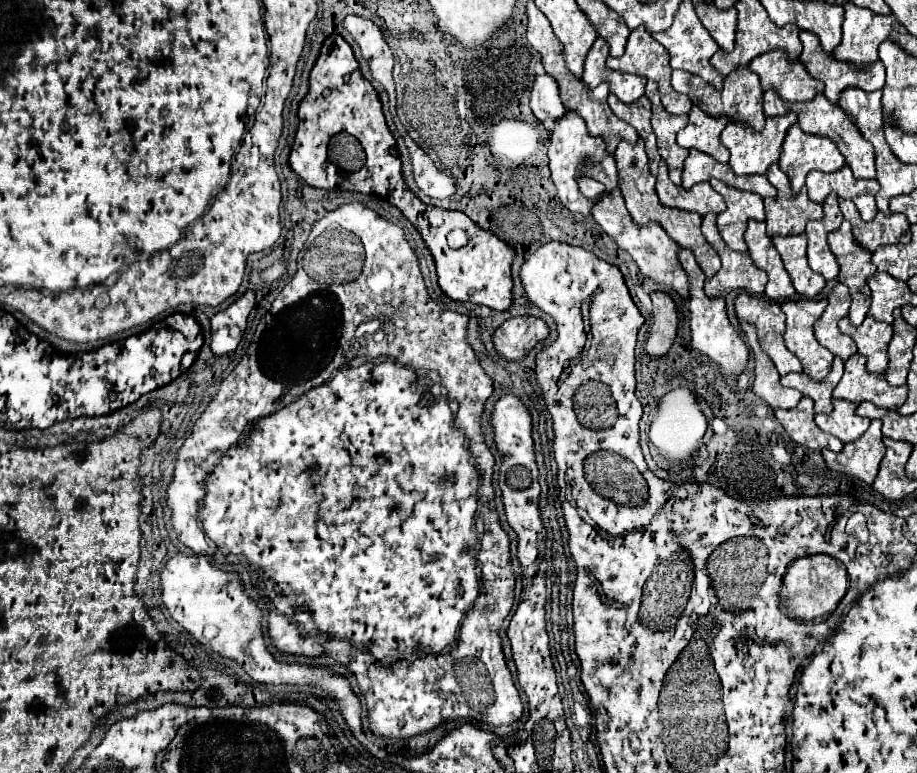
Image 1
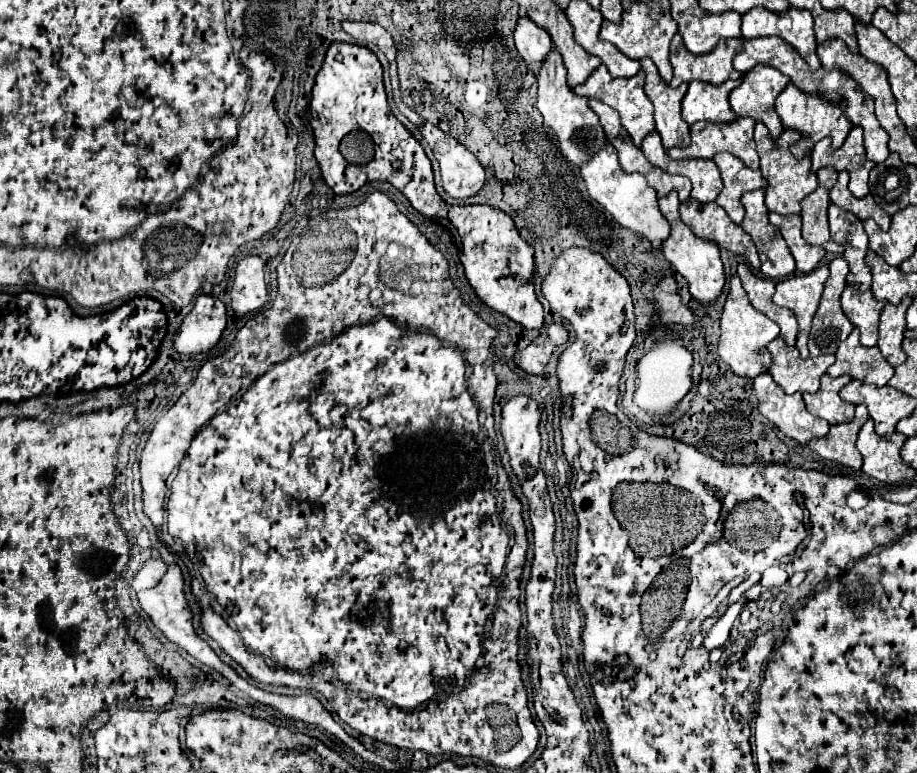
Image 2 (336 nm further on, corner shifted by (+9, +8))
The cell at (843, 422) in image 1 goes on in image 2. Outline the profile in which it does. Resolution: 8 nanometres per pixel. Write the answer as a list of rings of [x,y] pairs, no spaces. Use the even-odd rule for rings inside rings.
[[[827,373],[821,377],[821,387],[817,393],[803,393],[805,405],[807,409],[815,415],[821,417],[825,421],[829,421],[831,425],[837,423],[849,423],[853,421],[853,413],[855,413],[855,405],[847,403],[839,397],[839,389],[849,383],[851,377],[849,375],[841,375],[841,377],[829,377]]]

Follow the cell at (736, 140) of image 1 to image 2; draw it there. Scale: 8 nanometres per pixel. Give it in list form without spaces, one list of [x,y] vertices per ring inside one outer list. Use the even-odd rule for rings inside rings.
[[[759,63],[745,75],[743,83],[731,91],[729,95],[731,109],[739,117],[753,117],[755,121],[763,121],[771,137],[777,139],[779,133],[783,131],[783,125],[775,111],[775,99],[779,91],[785,89],[787,83],[789,83],[787,75],[783,75],[771,65]]]

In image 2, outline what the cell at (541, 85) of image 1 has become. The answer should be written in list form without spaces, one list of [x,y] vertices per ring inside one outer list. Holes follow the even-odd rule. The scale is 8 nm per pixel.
[[[519,17],[515,25],[515,45],[519,55],[537,71],[545,59],[545,55],[553,49],[549,33],[533,23],[529,17]]]

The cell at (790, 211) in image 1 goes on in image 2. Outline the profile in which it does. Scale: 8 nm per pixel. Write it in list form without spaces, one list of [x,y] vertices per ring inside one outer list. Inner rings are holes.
[[[763,123],[755,125],[755,143],[757,143],[759,157],[761,157],[761,173],[769,183],[765,205],[769,211],[775,211],[781,215],[799,213],[801,211],[799,203],[817,189],[817,175],[811,171],[811,153],[807,153],[803,159],[797,159],[791,153],[791,145],[799,139],[801,139],[801,135],[797,131],[785,131],[785,129],[777,139],[771,139],[771,135]]]

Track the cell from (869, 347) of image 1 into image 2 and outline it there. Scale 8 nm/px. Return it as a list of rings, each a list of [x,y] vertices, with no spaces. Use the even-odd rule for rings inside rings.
[[[847,283],[841,293],[841,307],[849,321],[861,331],[861,343],[873,347],[877,343],[877,323],[885,303],[877,301],[871,291],[859,291],[857,283]]]

